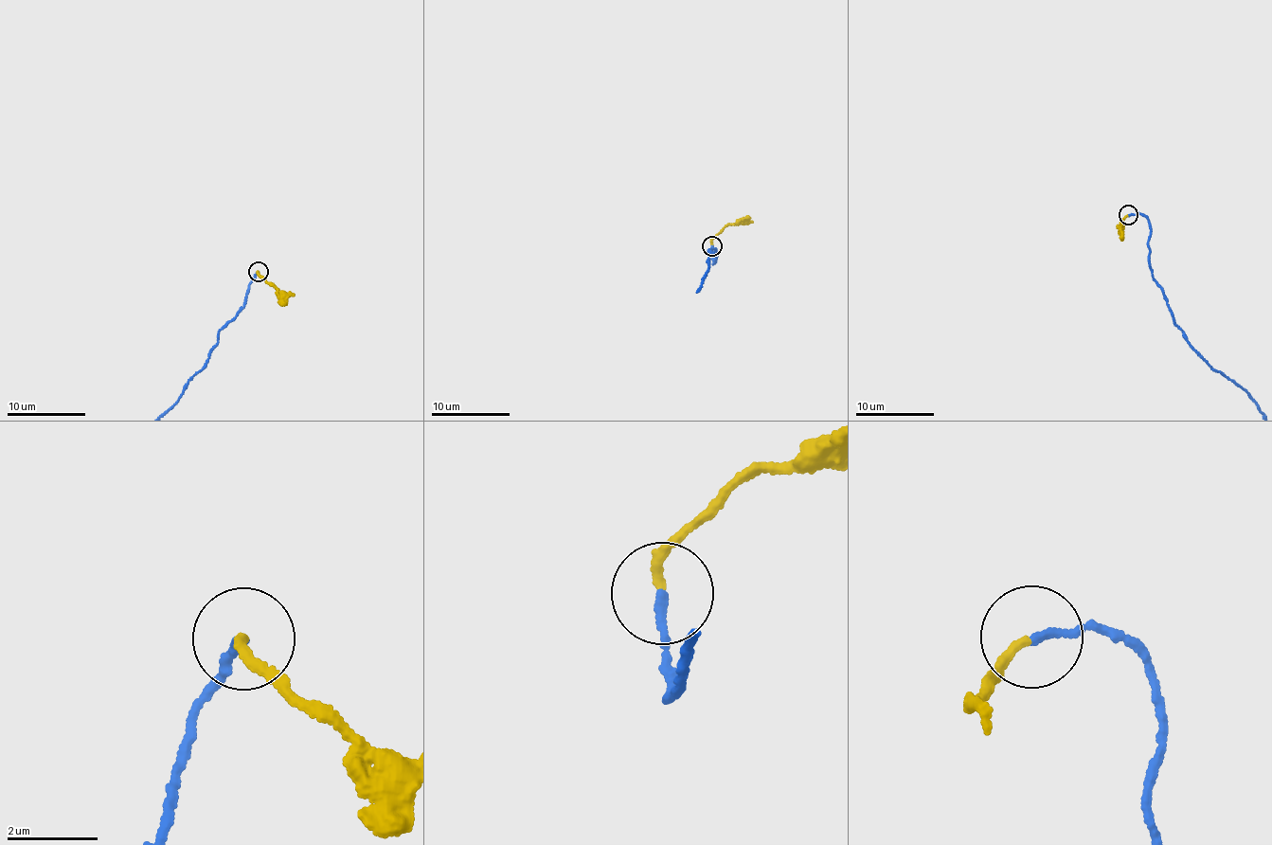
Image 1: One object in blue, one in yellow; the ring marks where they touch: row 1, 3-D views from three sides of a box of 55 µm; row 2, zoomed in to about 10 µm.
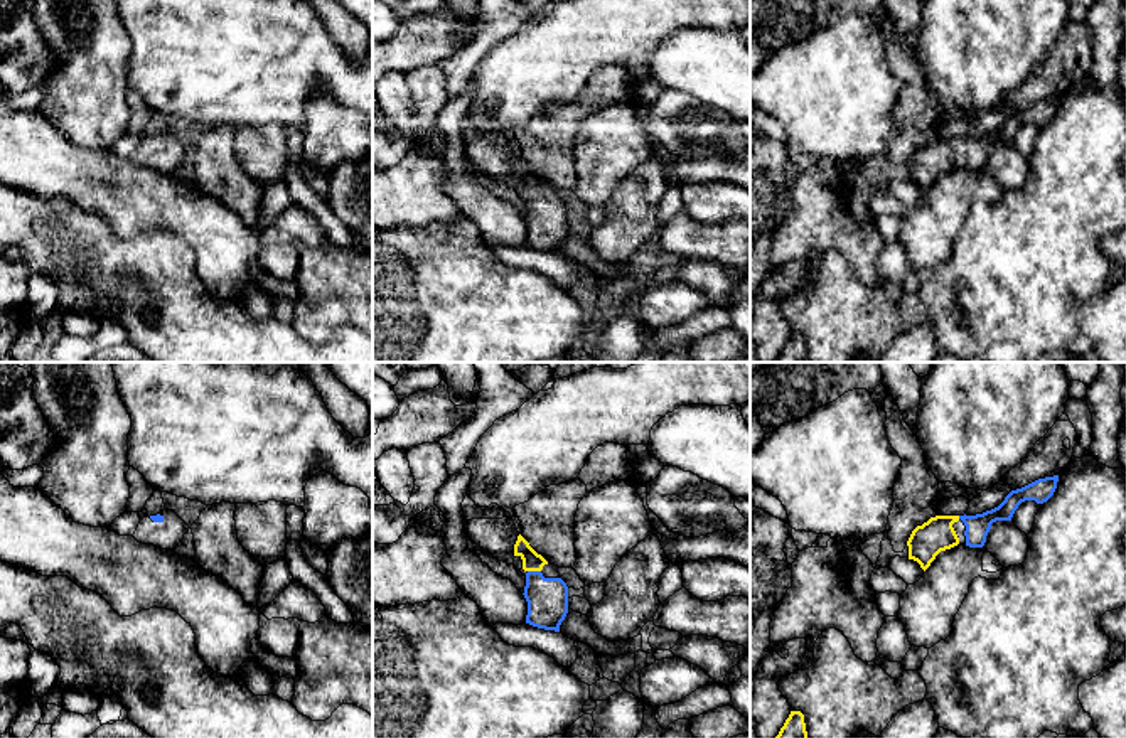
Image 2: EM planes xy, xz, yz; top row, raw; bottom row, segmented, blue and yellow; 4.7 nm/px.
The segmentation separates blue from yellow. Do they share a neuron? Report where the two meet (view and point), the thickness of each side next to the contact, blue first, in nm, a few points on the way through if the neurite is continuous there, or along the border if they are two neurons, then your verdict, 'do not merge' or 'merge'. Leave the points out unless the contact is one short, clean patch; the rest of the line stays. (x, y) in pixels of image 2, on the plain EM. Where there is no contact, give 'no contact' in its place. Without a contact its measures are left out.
meets blue in xz at (535, 194); 190 nm thick on the blue side, 100 nm on the other; runs through xz (546, 221), (538, 213), (535, 194), (531, 184); merge

